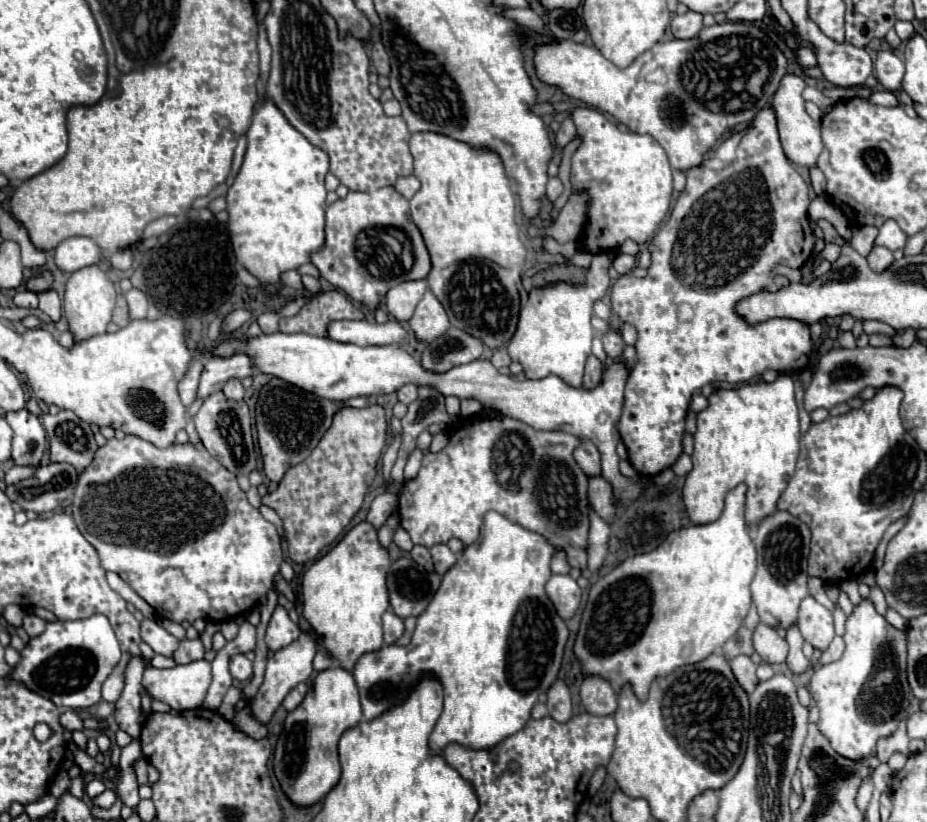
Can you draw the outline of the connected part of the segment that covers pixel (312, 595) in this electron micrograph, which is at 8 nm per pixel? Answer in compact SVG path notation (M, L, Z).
M361 521L303 575L303 615L313 631L323 637L321 647L349 671L363 653L383 647L381 615L389 609L389 567L391 559L377 539L377 529L371 523Z

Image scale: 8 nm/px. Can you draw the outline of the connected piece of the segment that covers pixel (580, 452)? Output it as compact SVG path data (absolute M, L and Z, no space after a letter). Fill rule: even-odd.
M585 439L575 449L575 461L585 471L585 475L589 475L589 477L599 477L601 475L601 455L599 455L595 443Z

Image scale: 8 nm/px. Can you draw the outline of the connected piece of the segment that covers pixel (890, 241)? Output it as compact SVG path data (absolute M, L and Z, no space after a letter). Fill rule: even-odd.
M885 221L879 227L879 235L875 239L875 245L883 245L883 247L895 251L895 249L903 249L905 241L907 241L907 235L901 231L901 227L895 221Z

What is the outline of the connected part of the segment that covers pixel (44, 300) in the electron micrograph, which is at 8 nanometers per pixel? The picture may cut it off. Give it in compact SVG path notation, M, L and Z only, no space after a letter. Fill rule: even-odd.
M49 289L45 293L39 293L39 309L45 311L53 321L59 321L61 317L61 299L57 291Z

